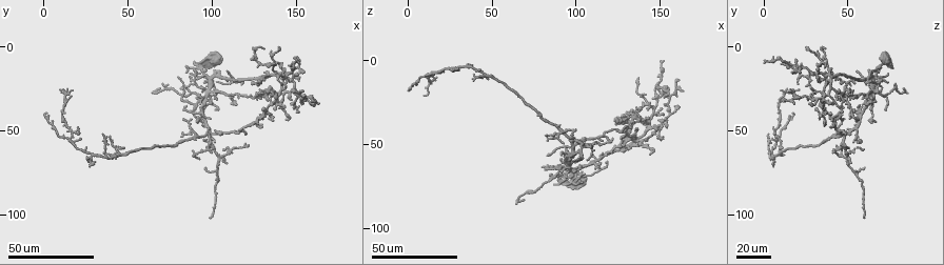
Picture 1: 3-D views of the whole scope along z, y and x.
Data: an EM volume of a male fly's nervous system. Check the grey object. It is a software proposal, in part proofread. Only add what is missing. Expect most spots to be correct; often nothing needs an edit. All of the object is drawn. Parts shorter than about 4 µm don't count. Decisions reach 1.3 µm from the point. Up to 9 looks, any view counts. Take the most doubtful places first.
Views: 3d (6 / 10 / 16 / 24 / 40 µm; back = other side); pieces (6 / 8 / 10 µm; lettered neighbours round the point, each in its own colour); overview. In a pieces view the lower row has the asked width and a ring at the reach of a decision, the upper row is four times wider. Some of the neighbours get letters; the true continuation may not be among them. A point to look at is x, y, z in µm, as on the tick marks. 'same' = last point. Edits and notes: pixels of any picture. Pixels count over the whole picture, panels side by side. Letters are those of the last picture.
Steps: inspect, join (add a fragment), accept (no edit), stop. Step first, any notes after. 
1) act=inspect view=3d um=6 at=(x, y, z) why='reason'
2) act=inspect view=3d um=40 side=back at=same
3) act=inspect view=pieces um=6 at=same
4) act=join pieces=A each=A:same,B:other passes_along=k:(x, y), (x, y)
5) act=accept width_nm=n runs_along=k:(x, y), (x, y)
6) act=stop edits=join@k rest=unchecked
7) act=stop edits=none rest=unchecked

act=inspect view=3d um=40 at=(137, 43, 40) why='end of a long branch'

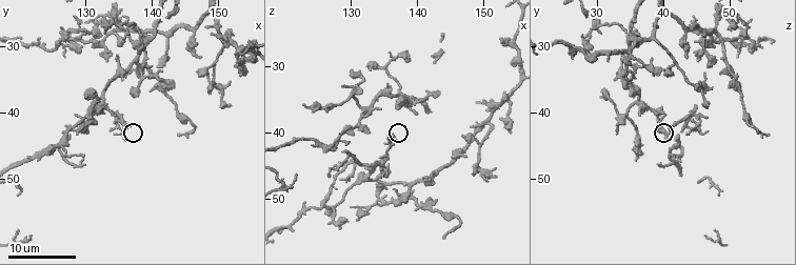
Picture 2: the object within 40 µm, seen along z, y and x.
act=inspect view=pieces um=8 at=(136.5, 44.5, 40.5) why='see the neighbours'

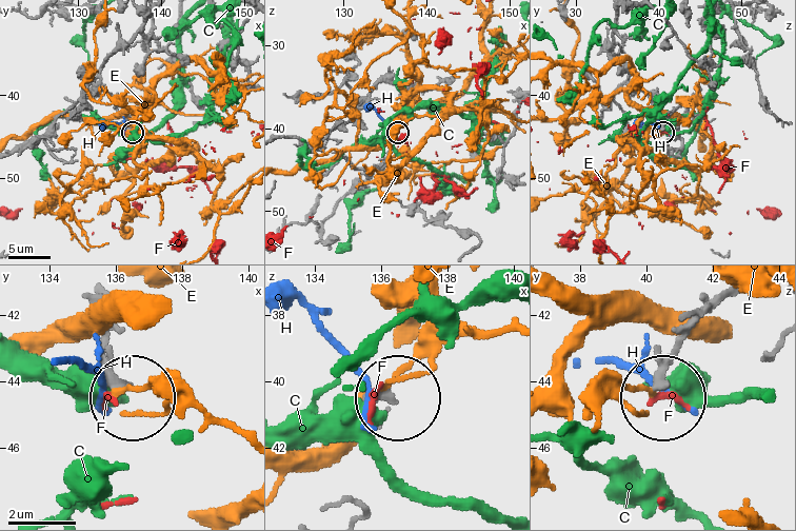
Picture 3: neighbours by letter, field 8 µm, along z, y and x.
act=accept width_nm=290 each=C:other,E:other,F:other,H:other found='none of them fits'

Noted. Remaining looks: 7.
act=inspect view=3d um=40 at=(86, 16, 73) why='free end'

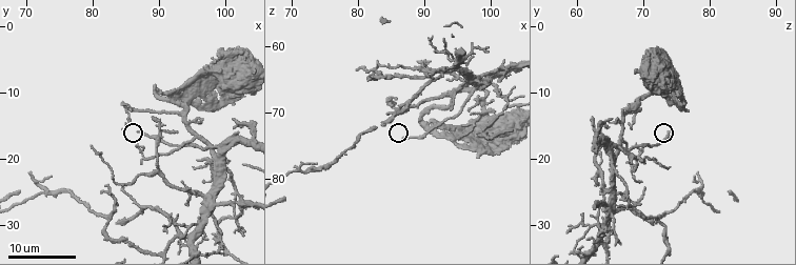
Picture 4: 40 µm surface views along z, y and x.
act=inspect view=pieces um=10 at=(86.5, 16.0, 74.0)

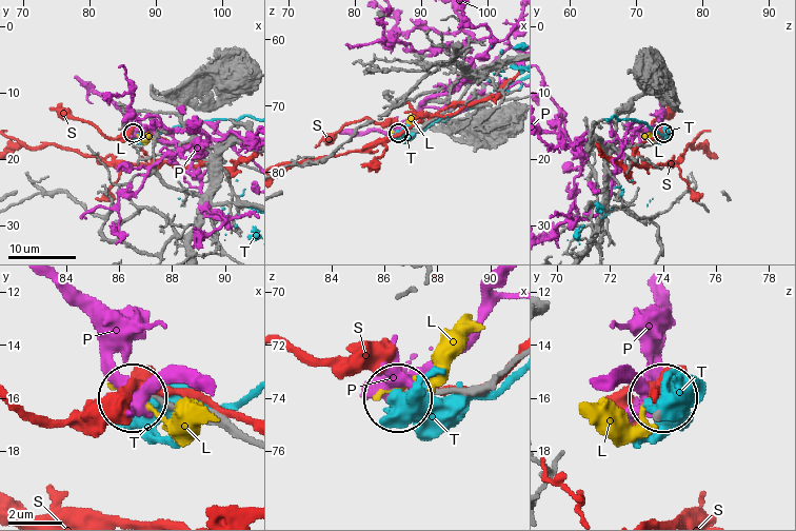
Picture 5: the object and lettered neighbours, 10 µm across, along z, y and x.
act=accept each=L:other,P:other,S:other,T:other found='none of them fits'

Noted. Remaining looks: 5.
act=inspect view=3d um=16 at=(69.0, 25.0, 83.0) why='branch stops here'

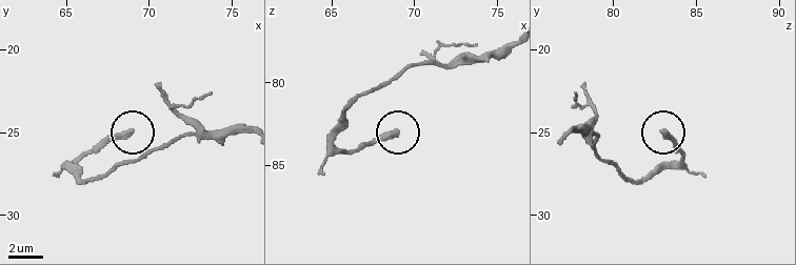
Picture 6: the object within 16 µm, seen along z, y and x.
act=inspect view=pieces um=10 at=(69.0, 25.0, 82.9)

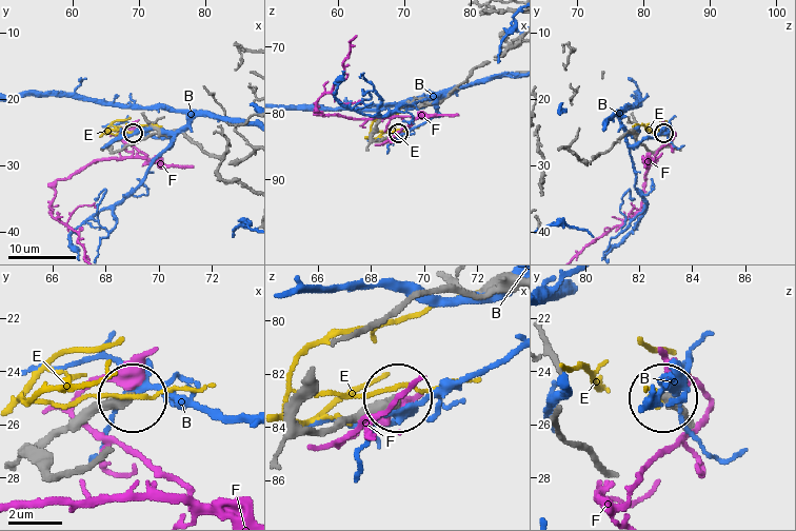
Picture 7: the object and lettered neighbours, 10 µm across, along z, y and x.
act=accept width_nm=350 each=B:other,E:other,F:other found='no lettered fragment goes on from it'

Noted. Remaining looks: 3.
act=inspect view=3d um=40 at=(34, 52, 4) why='tapers out'

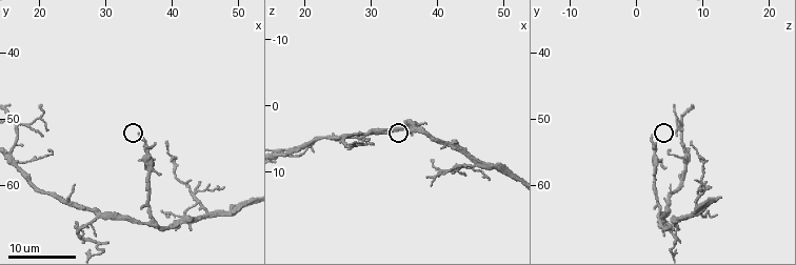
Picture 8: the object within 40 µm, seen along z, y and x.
act=inspect view=pieces um=8 at=(35.0, 52.0, 3.0)

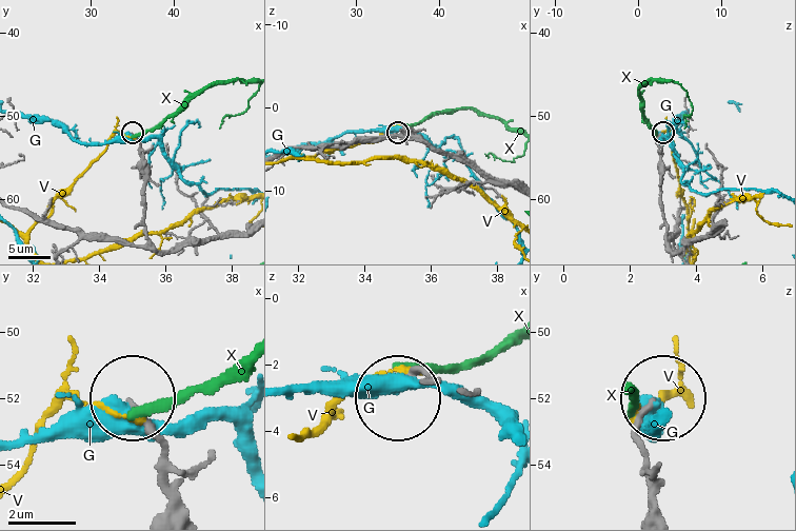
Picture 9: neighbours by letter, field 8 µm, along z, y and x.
act=accept each=G:other,V:other,X:other runs_along=9:(181, 511), (178, 469), (133, 404) found='none of them fits'

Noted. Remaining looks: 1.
act=stop edits=none rest=unchecked

